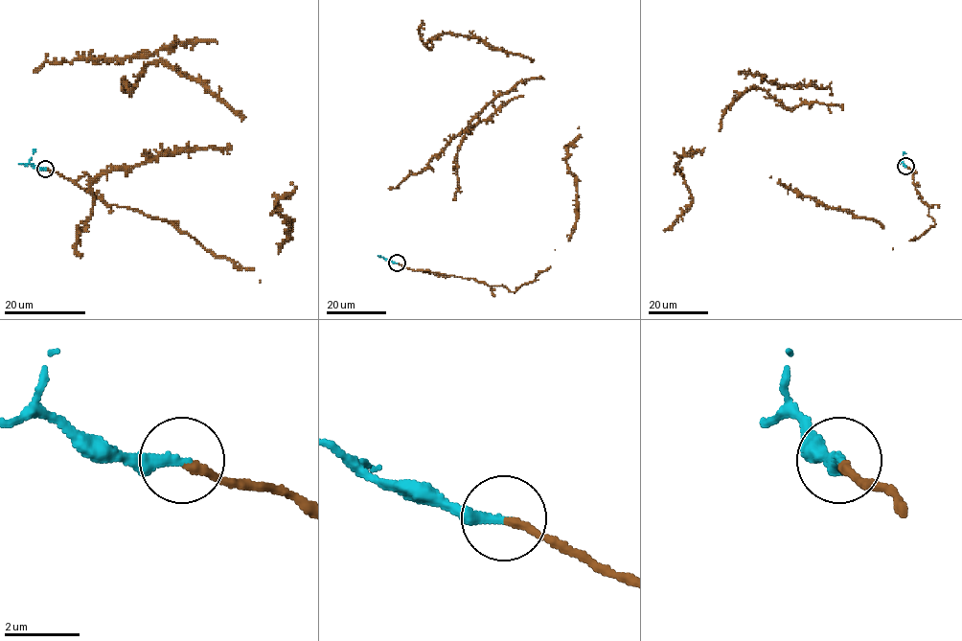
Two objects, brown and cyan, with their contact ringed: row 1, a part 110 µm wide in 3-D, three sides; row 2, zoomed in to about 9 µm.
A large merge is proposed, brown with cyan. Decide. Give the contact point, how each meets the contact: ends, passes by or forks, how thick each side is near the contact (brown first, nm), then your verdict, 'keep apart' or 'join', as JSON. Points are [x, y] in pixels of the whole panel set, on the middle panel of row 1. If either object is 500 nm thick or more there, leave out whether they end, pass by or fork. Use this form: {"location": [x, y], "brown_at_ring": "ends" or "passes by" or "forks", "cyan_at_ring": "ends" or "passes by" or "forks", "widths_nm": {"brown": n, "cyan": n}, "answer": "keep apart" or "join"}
{"location": [397, 263], "brown_at_ring": "ends", "cyan_at_ring": "ends", "widths_nm": {"brown": 200, "cyan": 320}, "answer": "join"}

